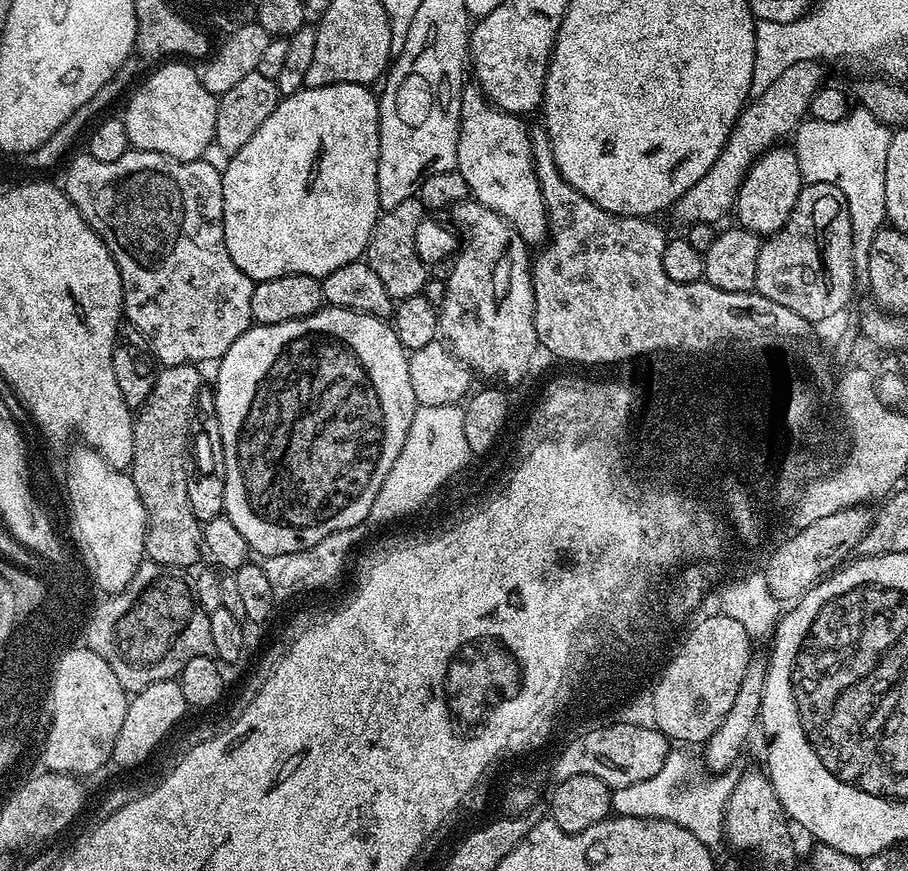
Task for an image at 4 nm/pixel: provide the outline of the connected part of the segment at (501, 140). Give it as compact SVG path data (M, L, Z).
M475 82L465 83L462 94L460 95L460 133L458 134L458 158L456 159L455 171L462 174L462 178L466 178L466 186L470 193L471 199L482 202L482 206L486 206L490 210L494 210L502 218L506 218L506 222L510 222L510 226L517 234L523 238L525 244L529 246L540 246L548 239L548 215L542 198L542 190L538 186L538 174L536 173L536 163L532 160L532 138L530 135L529 125L524 125L525 121L519 116L513 116L511 112L503 112L500 108L495 108L489 100L484 97L479 86Z

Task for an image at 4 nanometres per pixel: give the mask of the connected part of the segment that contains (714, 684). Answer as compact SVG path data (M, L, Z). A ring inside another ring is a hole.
M734 618L709 620L693 633L692 640L685 645L684 653L676 660L672 668L668 669L668 675L664 683L660 684L656 694L657 723L654 725L669 741L681 740L684 744L703 745L722 726L726 714L730 714L730 706L734 703L734 697L738 695L738 686L742 686L742 678L746 675L746 666L754 658L752 652L753 633L742 622L734 622Z

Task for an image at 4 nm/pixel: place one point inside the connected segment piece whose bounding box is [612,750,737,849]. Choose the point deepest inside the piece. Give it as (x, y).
(677, 793)

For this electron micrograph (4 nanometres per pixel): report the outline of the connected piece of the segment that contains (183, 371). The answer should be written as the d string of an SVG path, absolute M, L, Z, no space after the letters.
M194 364L161 367L156 373L154 390L150 390L150 398L146 398L143 408L135 413L132 421L134 458L130 475L138 490L138 498L142 498L142 506L148 519L144 535L144 555L162 566L170 566L177 570L185 570L184 568L202 560L200 543L202 524L197 520L194 510L190 510L190 497L186 494L190 469L184 461L188 456L188 423L192 420L192 408L194 412L198 404L198 393L202 388L200 372L201 369Z

